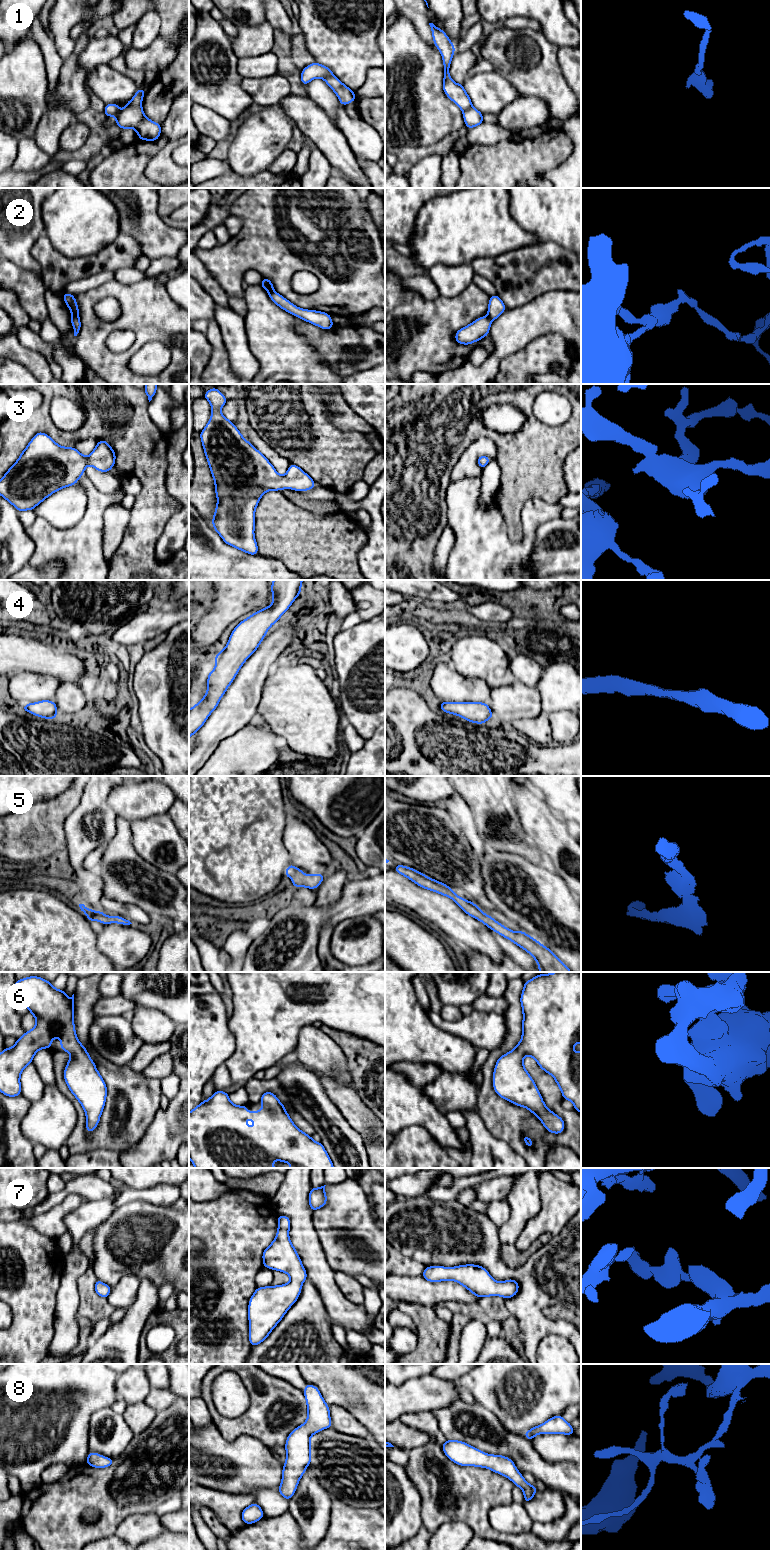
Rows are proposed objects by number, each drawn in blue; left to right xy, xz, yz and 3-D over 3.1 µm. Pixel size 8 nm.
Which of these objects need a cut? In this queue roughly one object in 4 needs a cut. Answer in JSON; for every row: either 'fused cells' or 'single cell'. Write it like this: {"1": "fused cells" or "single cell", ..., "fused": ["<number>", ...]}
{"1": "fused cells", "2": "fused cells", "3": "single cell", "4": "single cell", "5": "single cell", "6": "single cell", "7": "single cell", "8": "single cell", "fused": ["1", "2"]}

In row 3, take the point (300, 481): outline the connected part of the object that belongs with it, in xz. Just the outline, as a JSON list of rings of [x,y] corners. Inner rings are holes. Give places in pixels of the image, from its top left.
[[[216,387],[206,391],[204,398],[210,402],[212,413],[199,435],[214,479],[217,496],[217,506],[212,519],[213,528],[229,546],[250,555],[258,555],[254,536],[255,510],[262,495],[271,490],[281,491],[287,488],[303,492],[313,489],[315,482],[300,467],[292,463],[284,476],[279,475],[268,459],[222,415],[221,408],[228,399]]]

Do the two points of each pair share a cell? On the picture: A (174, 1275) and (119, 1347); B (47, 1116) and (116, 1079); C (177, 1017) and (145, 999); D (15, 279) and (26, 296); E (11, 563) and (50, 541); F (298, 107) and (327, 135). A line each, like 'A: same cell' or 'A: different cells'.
A: different cells
B: different cells
C: same cell
D: same cell
E: different cells
F: same cell

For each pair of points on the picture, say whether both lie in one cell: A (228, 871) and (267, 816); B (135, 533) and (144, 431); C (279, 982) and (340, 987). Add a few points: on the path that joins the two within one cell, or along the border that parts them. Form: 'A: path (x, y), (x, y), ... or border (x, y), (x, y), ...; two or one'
A: path (228, 857), (253, 830); one
B: path (149, 508), (149, 463), (145, 456); one
C: path (294, 982), (325, 982); one

